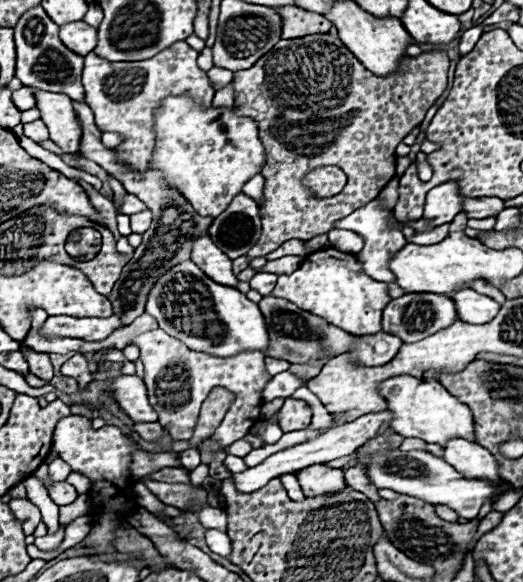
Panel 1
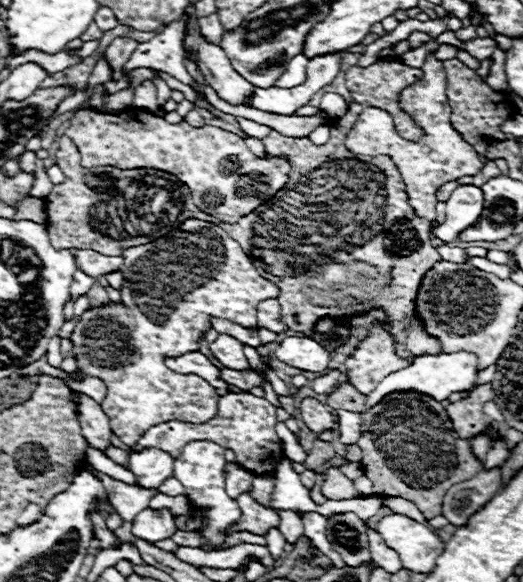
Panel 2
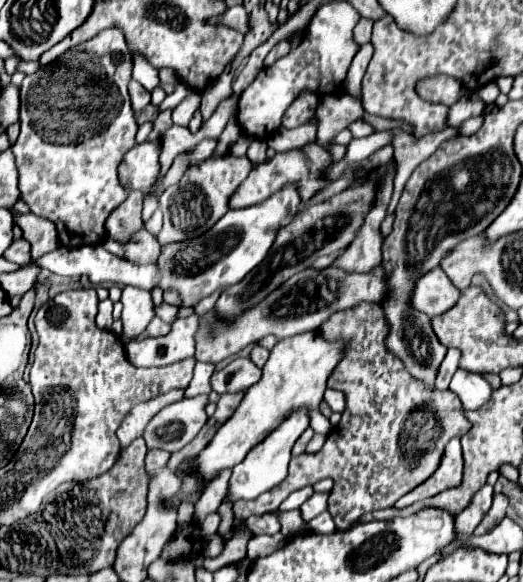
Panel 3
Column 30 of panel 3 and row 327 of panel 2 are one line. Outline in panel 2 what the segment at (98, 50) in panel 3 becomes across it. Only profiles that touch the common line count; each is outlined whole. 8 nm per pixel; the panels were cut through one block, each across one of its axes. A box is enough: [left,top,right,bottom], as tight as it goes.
[70,218,280,450]

